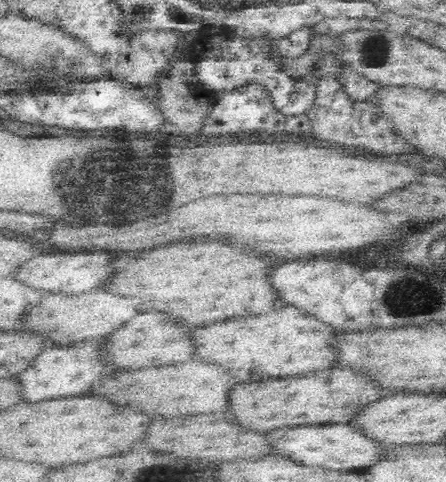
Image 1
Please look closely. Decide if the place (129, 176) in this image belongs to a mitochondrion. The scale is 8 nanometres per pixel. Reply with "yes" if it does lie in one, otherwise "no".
yes

